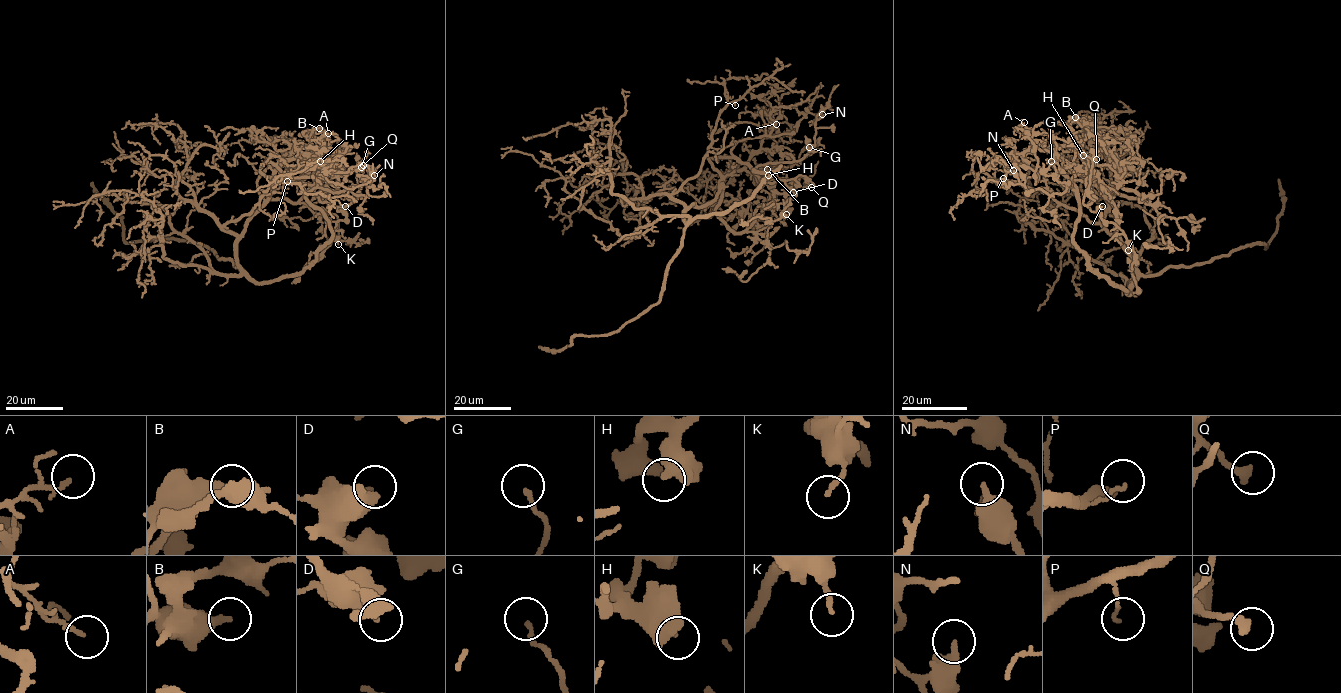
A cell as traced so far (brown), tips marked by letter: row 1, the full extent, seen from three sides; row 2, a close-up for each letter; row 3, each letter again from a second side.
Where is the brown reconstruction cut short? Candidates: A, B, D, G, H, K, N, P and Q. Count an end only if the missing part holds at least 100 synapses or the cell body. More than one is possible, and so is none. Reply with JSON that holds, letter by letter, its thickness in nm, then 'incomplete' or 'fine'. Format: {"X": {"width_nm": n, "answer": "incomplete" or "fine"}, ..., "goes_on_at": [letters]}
{"A": {"width_nm": 140, "answer": "fine"}, "B": {"width_nm": 400, "answer": "fine"}, "D": {"width_nm": 380, "answer": "fine"}, "G": {"width_nm": 150, "answer": "fine"}, "H": {"width_nm": 500, "answer": "fine"}, "K": {"width_nm": 160, "answer": "fine"}, "N": {"width_nm": 320, "answer": "fine"}, "P": {"width_nm": 100, "answer": "fine"}, "Q": {"width_nm": 320, "answer": "fine"}, "goes_on_at": []}

